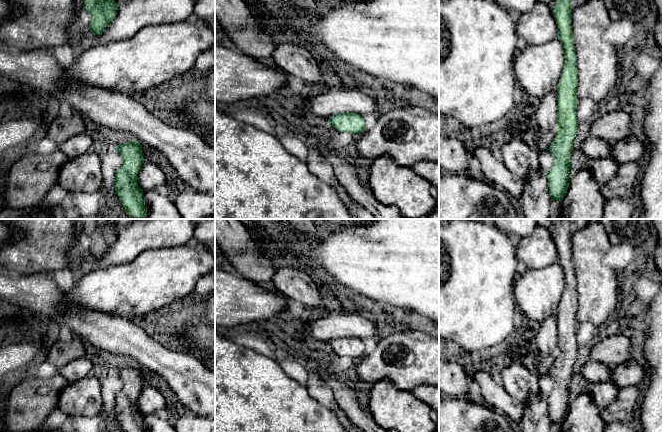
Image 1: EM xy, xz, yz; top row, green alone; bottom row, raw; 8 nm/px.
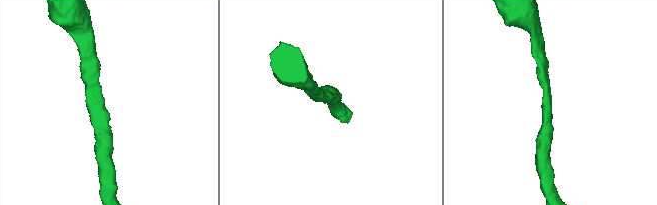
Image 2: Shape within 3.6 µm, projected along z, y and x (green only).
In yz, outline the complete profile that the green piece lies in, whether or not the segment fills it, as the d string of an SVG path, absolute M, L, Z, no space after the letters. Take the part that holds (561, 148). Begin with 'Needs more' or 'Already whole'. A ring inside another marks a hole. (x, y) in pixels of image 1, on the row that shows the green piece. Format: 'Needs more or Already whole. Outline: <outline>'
Already whole. Outline: M556 0L556 5L551 7L557 25L557 37L563 43L565 64L557 83L557 128L549 147L553 164L546 175L551 200L559 200L560 203L569 186L570 159L578 127L578 69L572 36L571 9L571 0Z

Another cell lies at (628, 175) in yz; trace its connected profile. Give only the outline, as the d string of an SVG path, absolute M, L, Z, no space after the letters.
M638 162L620 165L616 176L602 187L604 198L628 196L633 187L637 185L641 172Z

